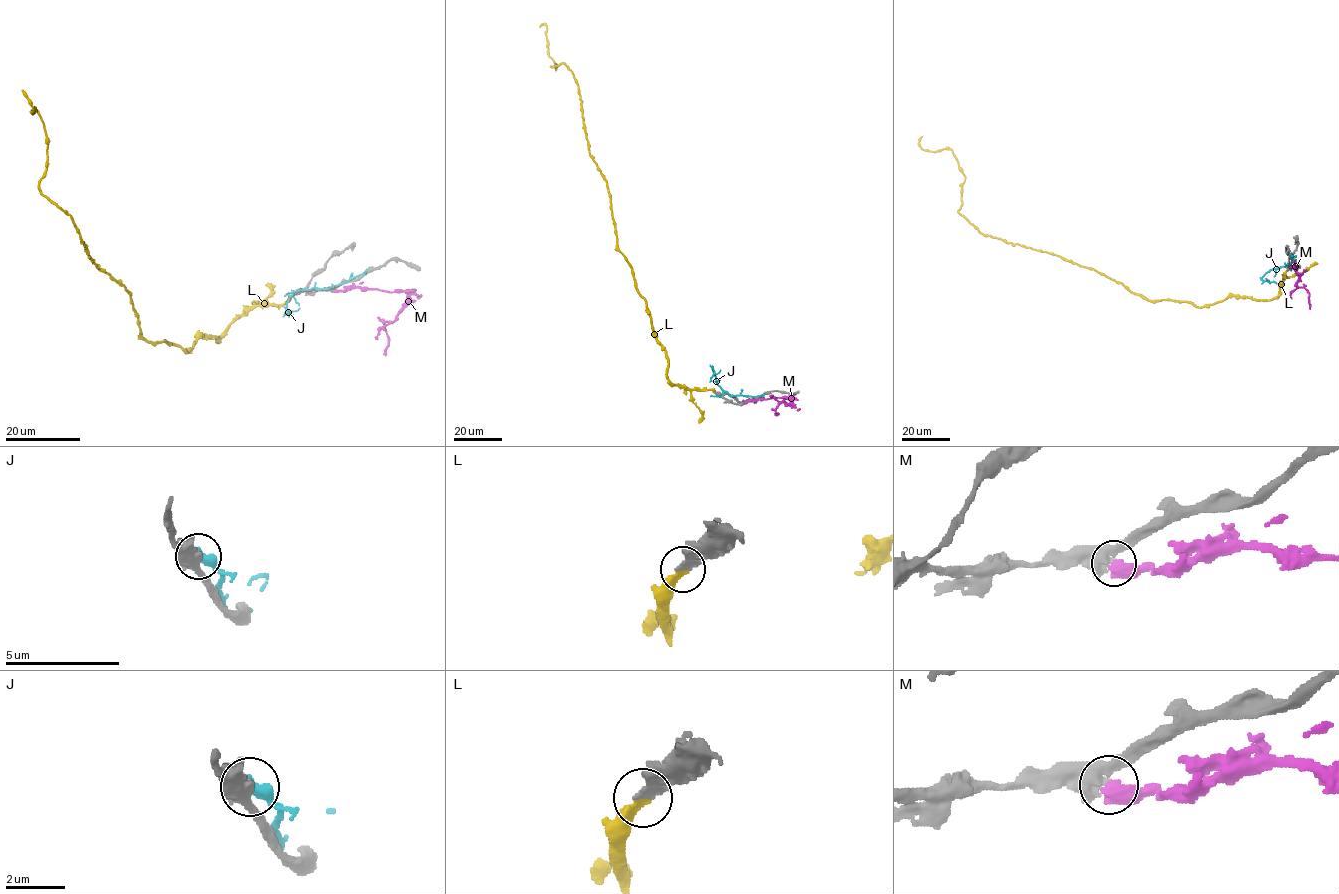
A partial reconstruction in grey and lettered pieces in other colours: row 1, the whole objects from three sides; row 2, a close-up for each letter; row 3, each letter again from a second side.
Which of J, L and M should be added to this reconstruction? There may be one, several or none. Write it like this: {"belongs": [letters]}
{"belongs": ["L"]}

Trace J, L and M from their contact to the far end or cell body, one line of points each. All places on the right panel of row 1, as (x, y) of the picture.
J: (1289, 253), (1290, 265), (1271, 269), (1262, 278), (1276, 284)
L: (1287, 270), (1268, 300), (1148, 300), (981, 234), (958, 212), (955, 154), (924, 150), (922, 136)
M: (1298, 266), (1292, 267), (1298, 275), (1296, 286), (1304, 287), (1309, 293), (1310, 309)

